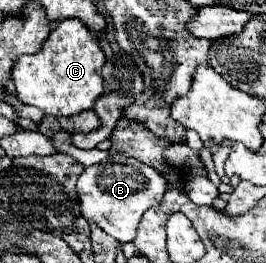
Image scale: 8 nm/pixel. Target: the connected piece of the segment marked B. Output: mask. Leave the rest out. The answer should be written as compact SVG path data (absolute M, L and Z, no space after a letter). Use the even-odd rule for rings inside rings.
M114 155L92 167L86 167L78 177L76 193L84 219L98 225L104 233L112 235L118 243L124 245L128 241L134 241L144 211L162 201L166 193L166 179L156 169L144 165L134 157Z

